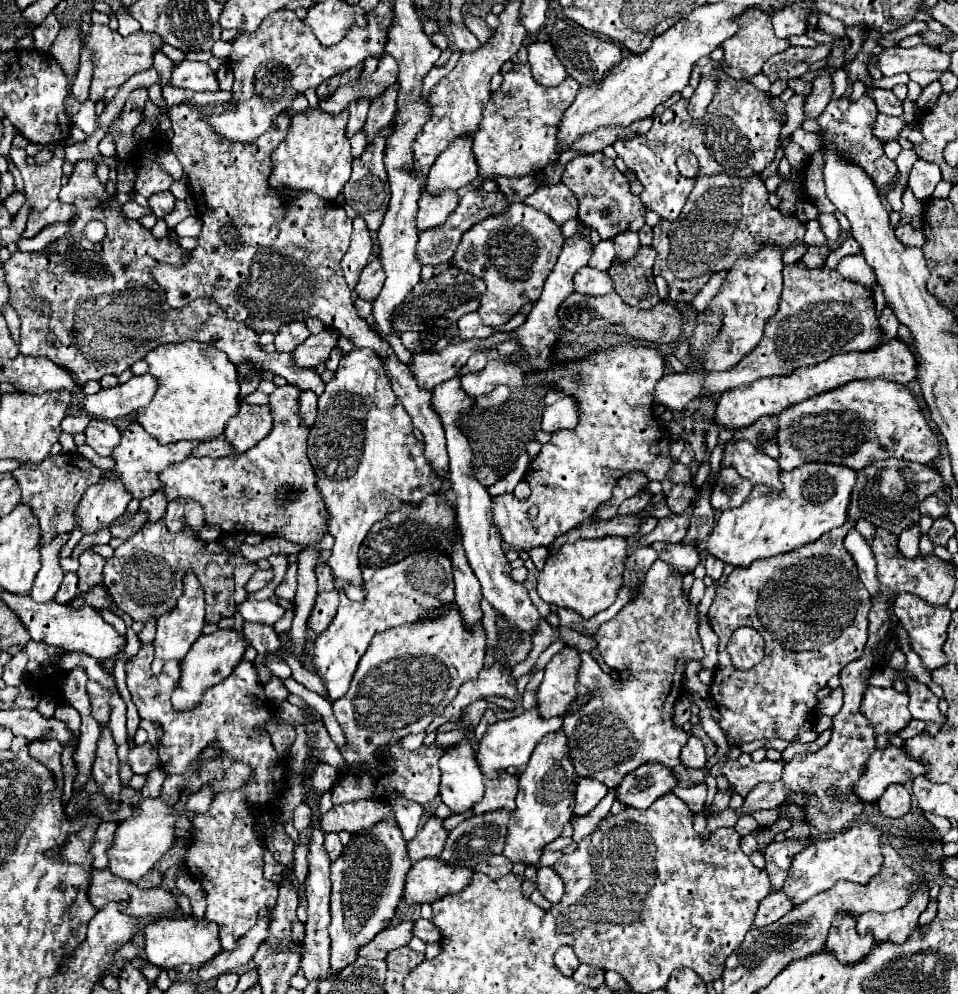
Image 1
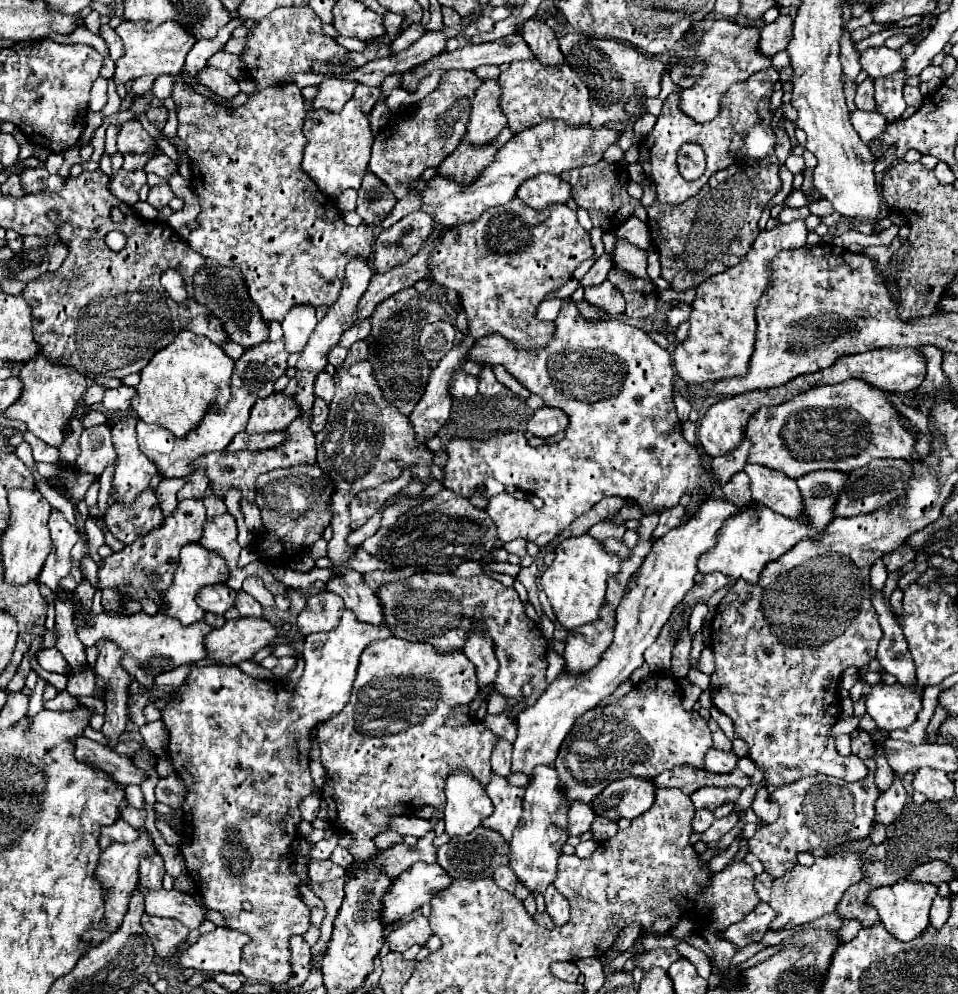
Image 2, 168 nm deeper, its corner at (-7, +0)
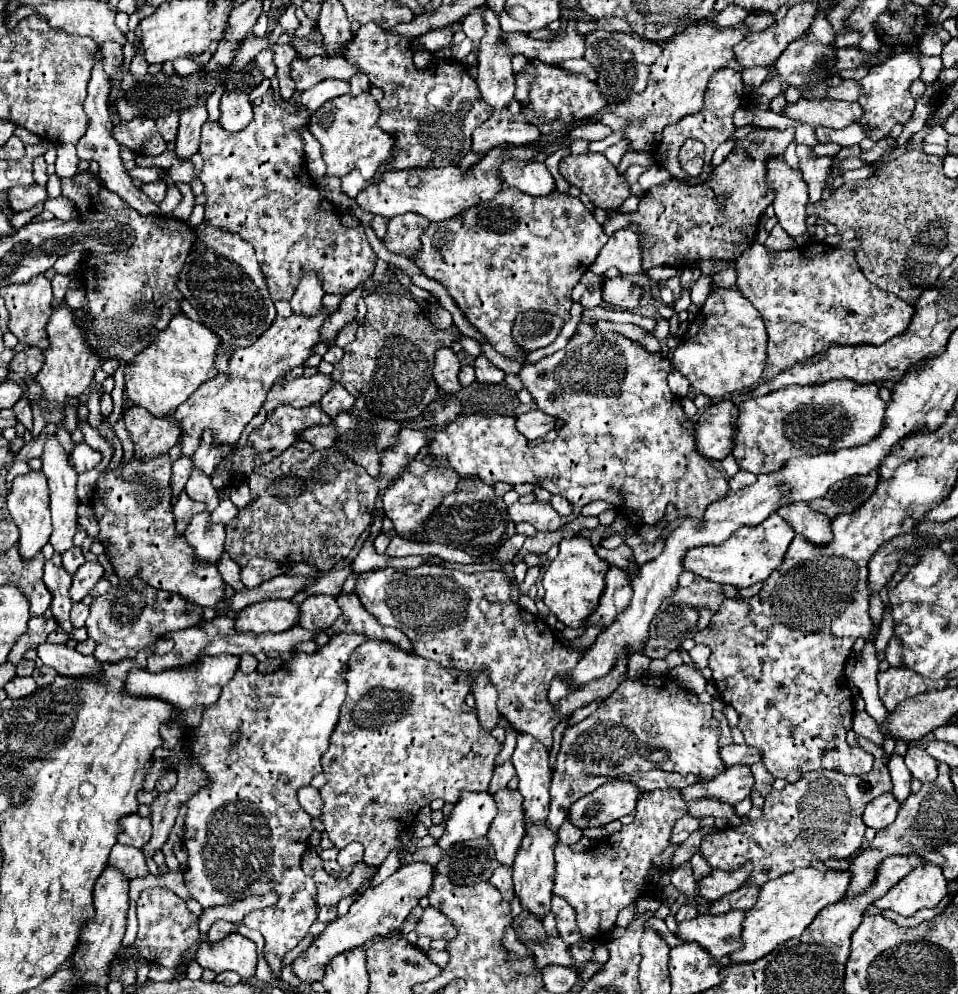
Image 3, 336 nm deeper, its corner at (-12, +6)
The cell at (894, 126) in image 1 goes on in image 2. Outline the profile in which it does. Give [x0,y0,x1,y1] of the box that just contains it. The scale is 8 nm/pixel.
[850,110,890,144]

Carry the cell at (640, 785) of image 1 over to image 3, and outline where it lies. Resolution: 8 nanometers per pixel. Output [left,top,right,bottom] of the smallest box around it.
[569,780,639,830]

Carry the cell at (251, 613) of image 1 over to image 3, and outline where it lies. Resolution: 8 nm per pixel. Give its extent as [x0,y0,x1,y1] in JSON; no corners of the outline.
[91,454,225,608]

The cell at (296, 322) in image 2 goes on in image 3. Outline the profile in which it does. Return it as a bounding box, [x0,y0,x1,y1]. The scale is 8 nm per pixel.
[289,272,325,316]

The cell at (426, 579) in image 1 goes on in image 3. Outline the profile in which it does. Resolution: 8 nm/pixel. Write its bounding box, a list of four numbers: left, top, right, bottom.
[183,634,363,976]

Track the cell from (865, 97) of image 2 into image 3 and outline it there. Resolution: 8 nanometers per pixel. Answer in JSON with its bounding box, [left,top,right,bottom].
[827,80,859,102]

